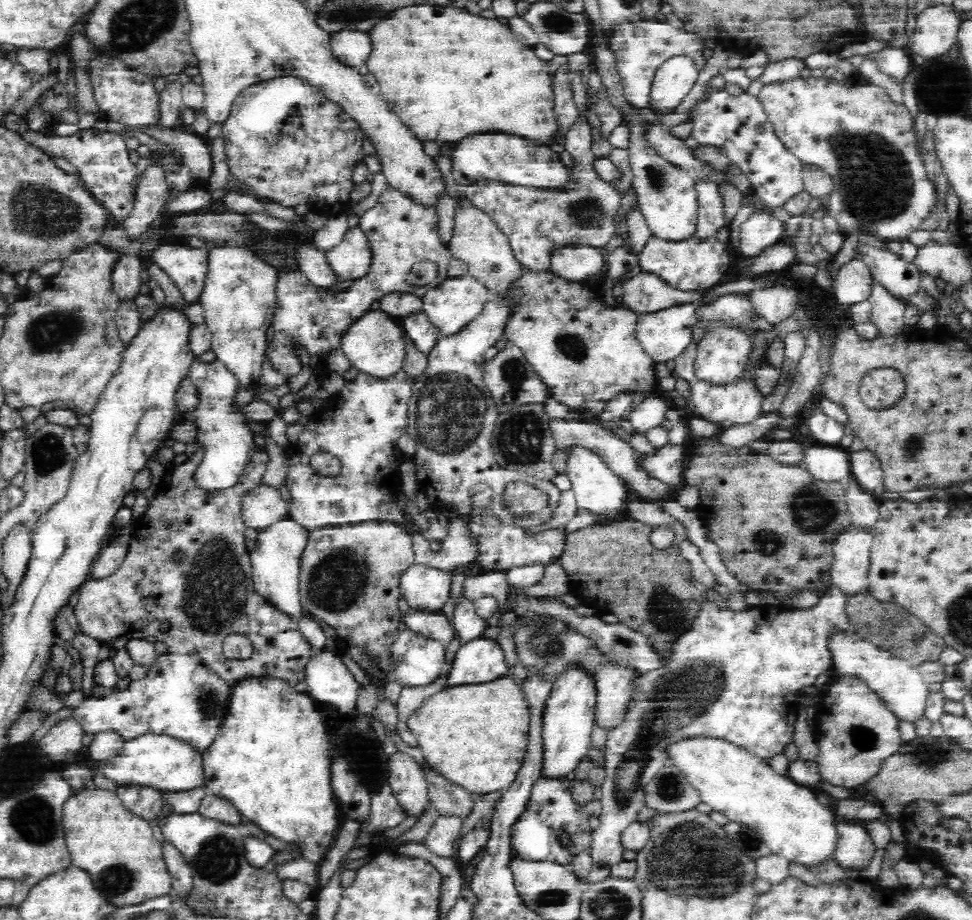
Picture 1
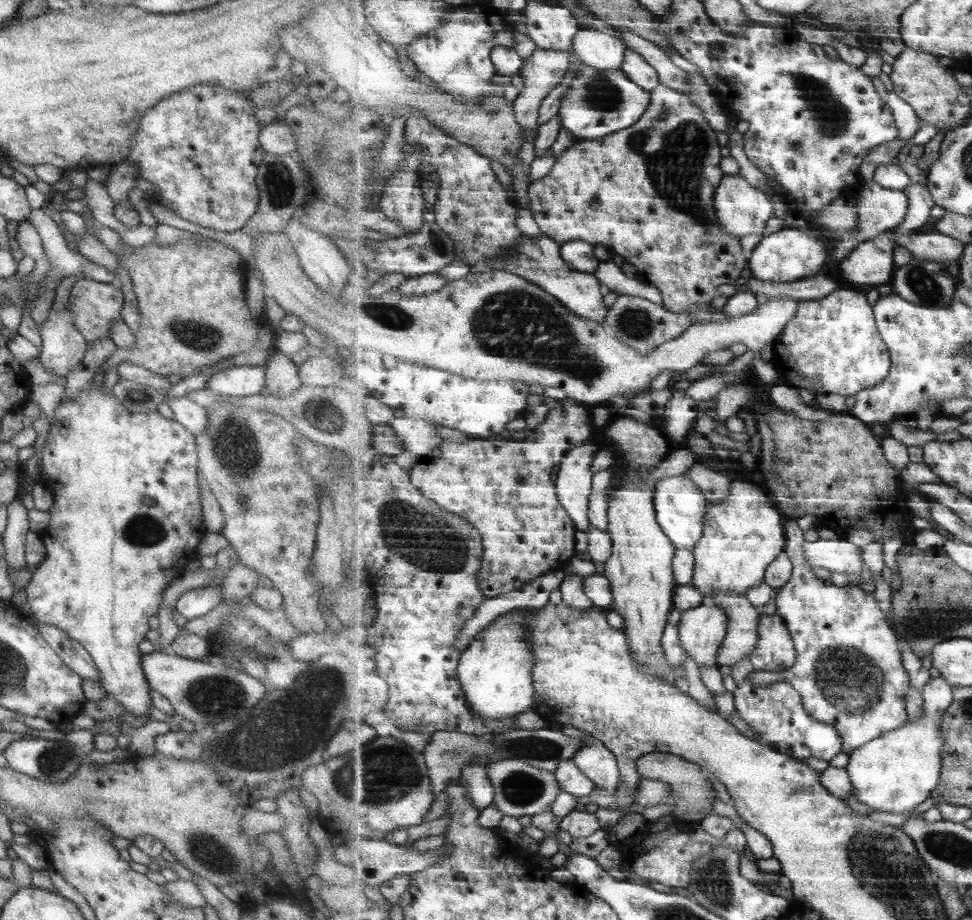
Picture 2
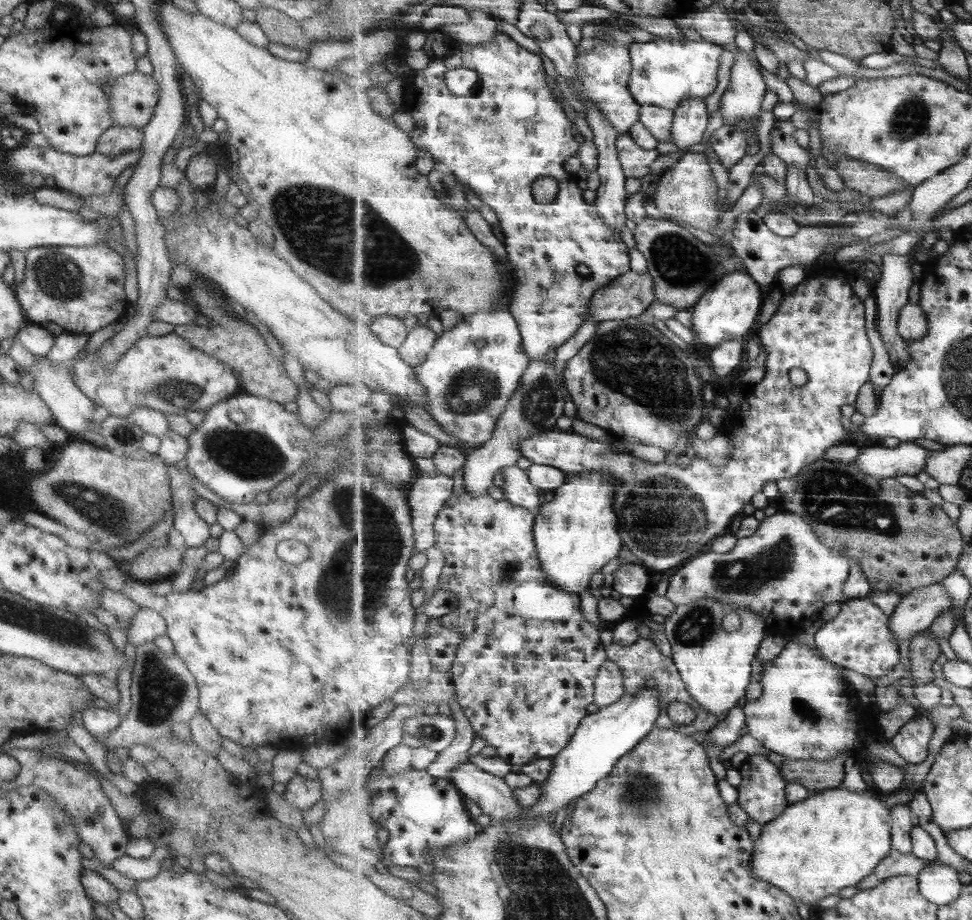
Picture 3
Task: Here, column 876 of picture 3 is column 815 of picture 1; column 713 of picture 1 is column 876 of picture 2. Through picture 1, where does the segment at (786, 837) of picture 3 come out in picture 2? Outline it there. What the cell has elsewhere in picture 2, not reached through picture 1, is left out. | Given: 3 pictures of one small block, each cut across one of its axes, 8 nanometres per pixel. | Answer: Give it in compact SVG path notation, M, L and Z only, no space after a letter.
M943 676L932 679L923 692L926 700L926 715L924 717L920 717L916 721L909 720L905 726L869 742L868 745L862 746L850 755L850 762L847 767L852 781L856 785L856 798L858 800L876 811L908 813L933 796L934 789L941 784L941 776L944 772L942 750L944 750L946 741L942 731L942 720L944 720L946 710L953 705L954 689L955 686Z

